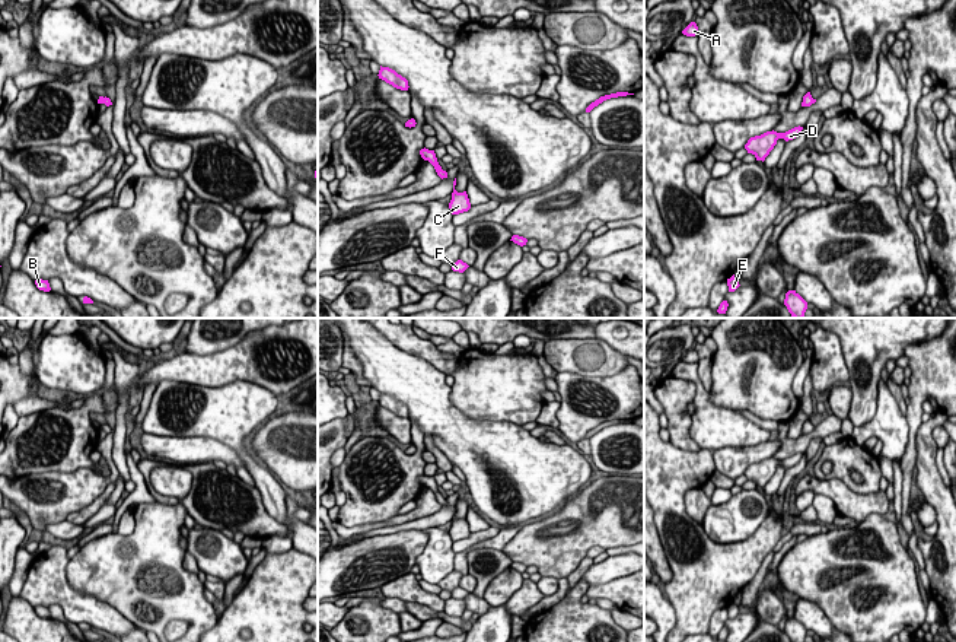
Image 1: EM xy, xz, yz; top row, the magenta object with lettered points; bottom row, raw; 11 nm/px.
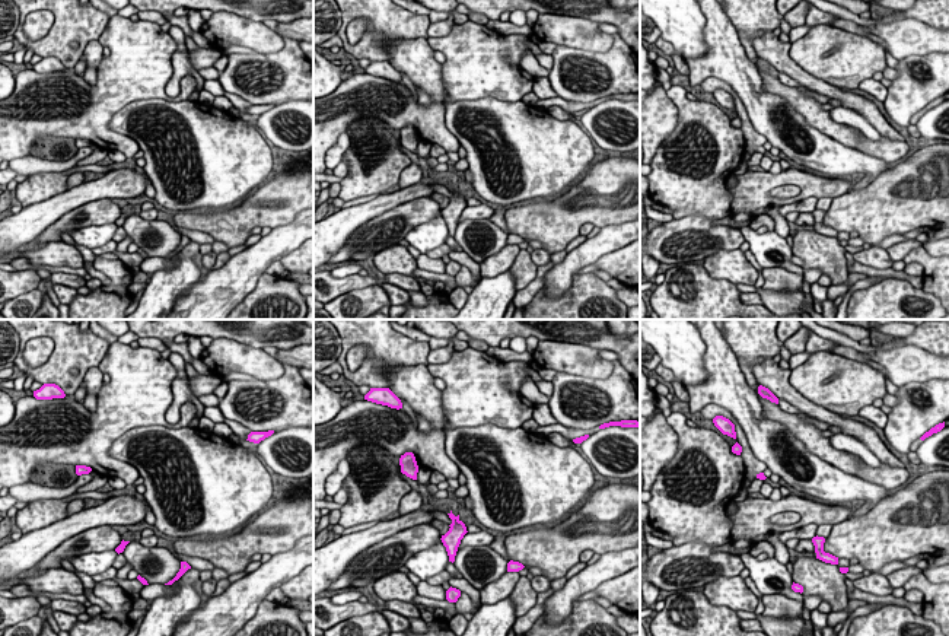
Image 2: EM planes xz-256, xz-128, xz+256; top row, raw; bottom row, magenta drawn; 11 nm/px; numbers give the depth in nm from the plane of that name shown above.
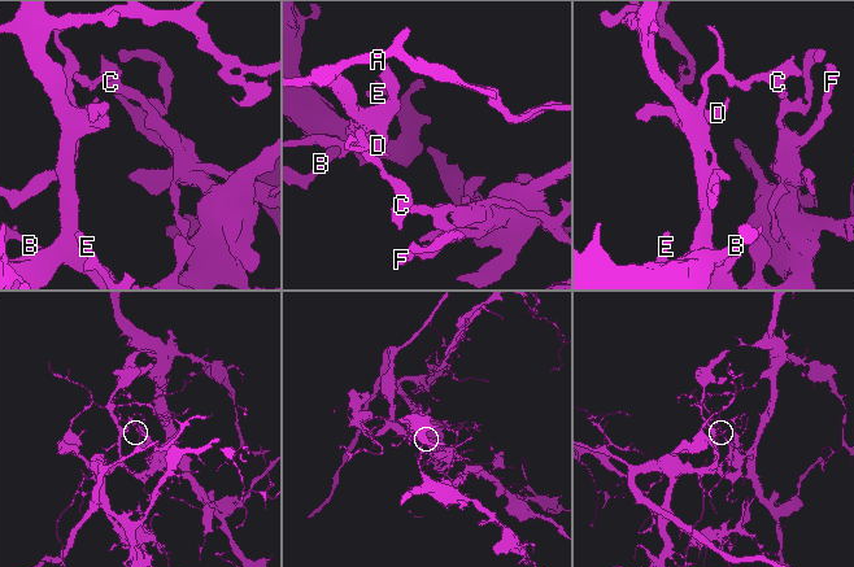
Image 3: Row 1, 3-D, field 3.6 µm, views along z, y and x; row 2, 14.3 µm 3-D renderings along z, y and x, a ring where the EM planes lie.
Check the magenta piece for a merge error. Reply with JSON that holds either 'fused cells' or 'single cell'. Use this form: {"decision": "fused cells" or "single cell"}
{"decision": "fused cells"}

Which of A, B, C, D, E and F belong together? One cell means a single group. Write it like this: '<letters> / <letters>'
A B D E F / C

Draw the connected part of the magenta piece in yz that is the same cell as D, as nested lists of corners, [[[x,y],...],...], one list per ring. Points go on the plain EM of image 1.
[[[794,454],[785,460],[777,460],[777,458],[767,458],[761,463],[751,464],[748,470],[745,471],[745,476],[748,480],[752,480],[756,487],[765,487],[765,484],[769,482],[769,479],[777,471],[778,465],[784,465],[785,468],[796,465],[800,463],[803,454]]]

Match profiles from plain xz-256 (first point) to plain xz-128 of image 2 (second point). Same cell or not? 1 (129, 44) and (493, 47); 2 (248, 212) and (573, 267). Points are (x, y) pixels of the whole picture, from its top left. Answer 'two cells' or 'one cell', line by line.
1: one cell
2: two cells

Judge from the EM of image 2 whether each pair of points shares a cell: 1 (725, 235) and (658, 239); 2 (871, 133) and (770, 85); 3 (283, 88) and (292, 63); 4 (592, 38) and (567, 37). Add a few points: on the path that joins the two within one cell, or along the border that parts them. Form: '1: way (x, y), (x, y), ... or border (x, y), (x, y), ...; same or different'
1: way (709, 232), (701, 225), (674, 226); same
2: border (828, 111), (834, 121), (849, 124), (859, 132); different
3: way (283, 82), (290, 69); same
4: way (586, 37), (573, 37); same

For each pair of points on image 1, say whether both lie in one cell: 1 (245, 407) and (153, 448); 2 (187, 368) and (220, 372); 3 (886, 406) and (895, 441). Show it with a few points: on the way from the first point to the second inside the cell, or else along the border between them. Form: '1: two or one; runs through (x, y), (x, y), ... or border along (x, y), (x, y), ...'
1: two; border along (146, 432), (169, 436), (210, 436), (213, 439)
2: one; runs through (196, 369), (212, 369)
3: one; runs through (888, 415), (888, 423), (894, 432)

